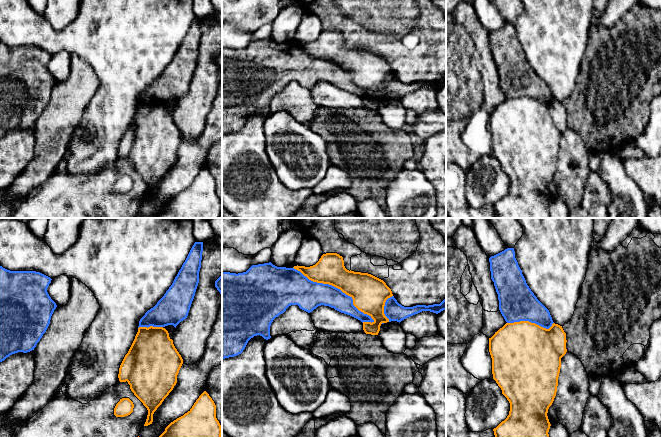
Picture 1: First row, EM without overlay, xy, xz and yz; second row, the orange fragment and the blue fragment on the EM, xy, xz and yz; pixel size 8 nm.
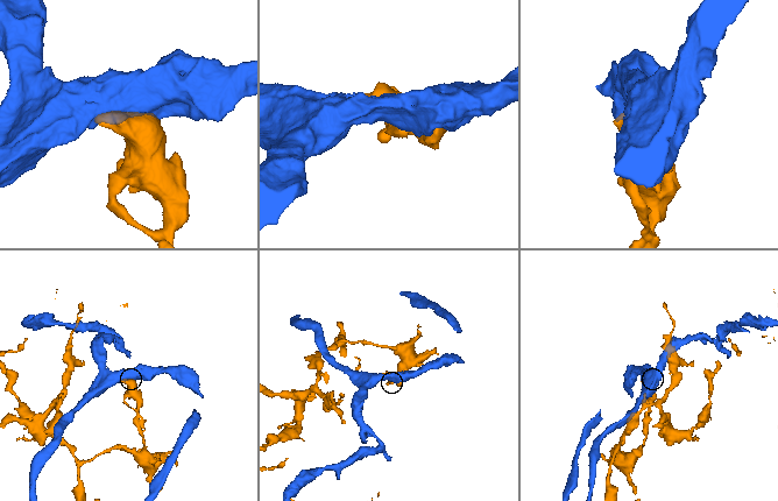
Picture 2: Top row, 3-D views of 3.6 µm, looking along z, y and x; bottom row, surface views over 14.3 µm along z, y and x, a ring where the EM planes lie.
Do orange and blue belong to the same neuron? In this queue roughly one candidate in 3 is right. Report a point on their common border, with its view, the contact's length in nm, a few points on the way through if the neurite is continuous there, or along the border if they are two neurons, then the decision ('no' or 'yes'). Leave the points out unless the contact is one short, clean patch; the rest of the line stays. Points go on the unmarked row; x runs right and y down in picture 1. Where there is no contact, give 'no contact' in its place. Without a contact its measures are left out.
contact xz (336, 63); length 800 nm; no

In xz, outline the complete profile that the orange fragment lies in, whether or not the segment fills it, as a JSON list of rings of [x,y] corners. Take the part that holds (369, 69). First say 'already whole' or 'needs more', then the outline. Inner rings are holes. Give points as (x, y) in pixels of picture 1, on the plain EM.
already whole; [[[326,29],[310,43],[294,42],[309,56],[329,60],[353,75],[353,81],[374,97],[363,98],[366,110],[378,111],[382,99],[389,98],[384,90],[385,78],[392,73],[386,59],[368,49],[349,47],[344,42],[343,33],[337,29]]]

